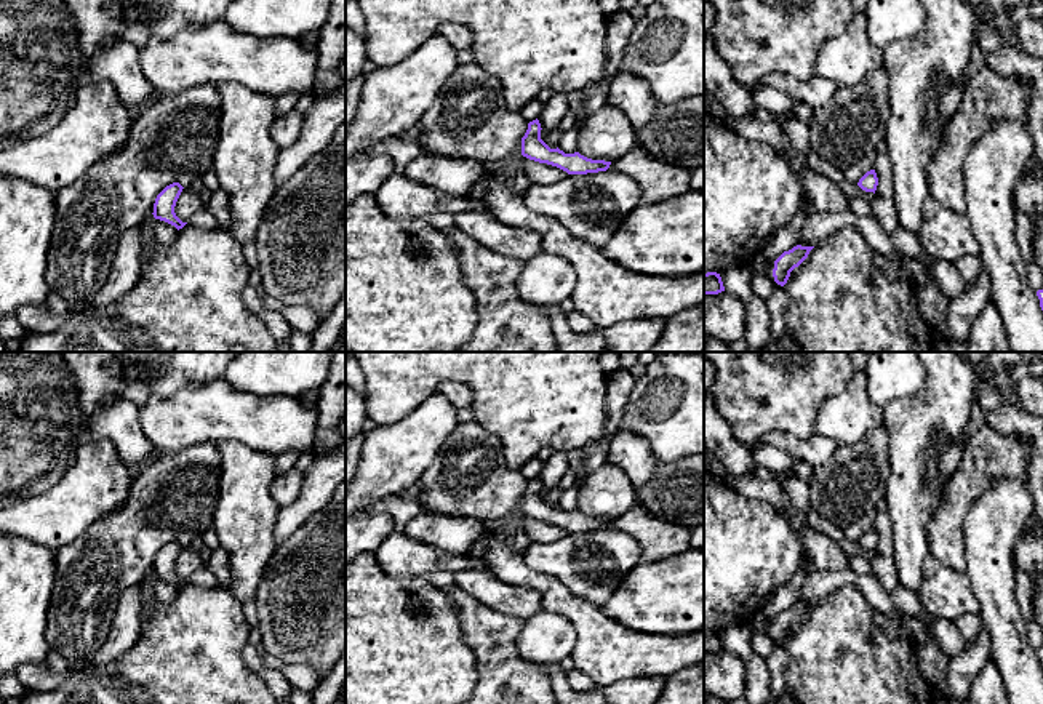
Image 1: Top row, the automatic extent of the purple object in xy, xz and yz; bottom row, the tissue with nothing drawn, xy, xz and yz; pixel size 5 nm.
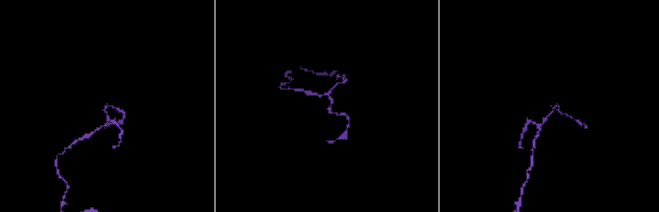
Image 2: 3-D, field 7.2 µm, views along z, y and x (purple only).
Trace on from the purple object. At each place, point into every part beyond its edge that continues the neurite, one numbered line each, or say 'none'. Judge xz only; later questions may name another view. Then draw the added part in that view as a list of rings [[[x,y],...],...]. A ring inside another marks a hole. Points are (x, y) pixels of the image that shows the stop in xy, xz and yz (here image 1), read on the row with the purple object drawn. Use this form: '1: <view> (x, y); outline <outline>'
none

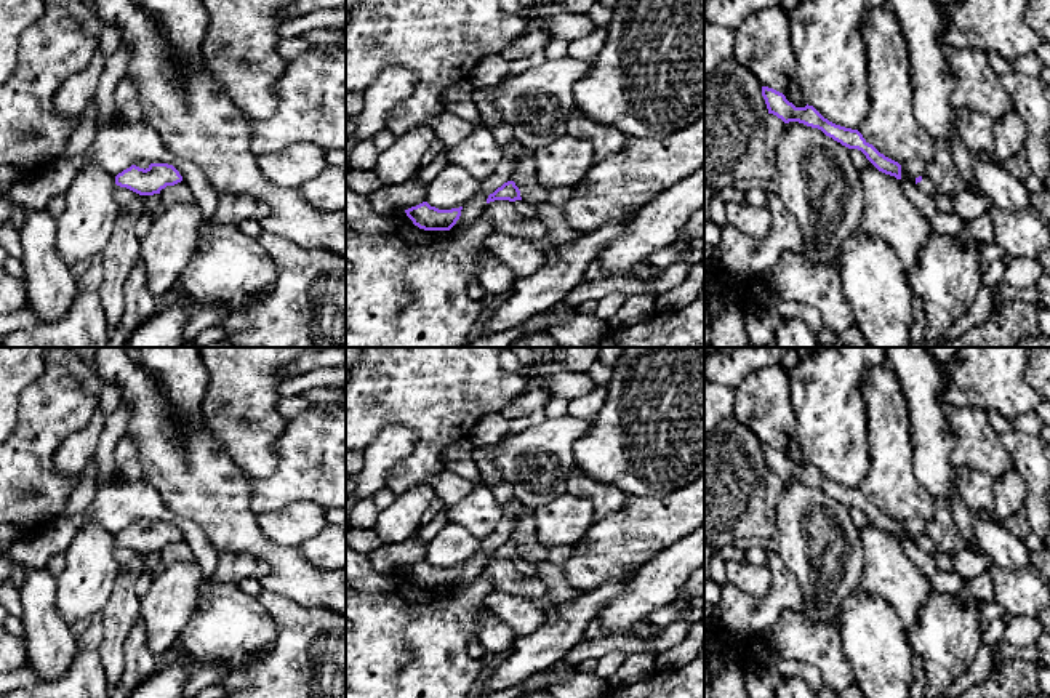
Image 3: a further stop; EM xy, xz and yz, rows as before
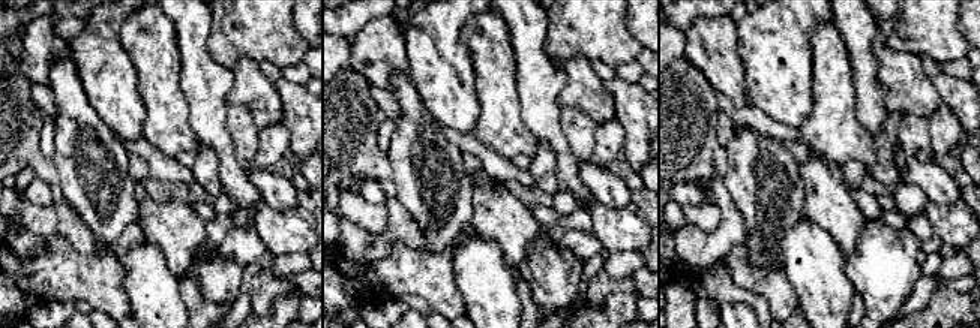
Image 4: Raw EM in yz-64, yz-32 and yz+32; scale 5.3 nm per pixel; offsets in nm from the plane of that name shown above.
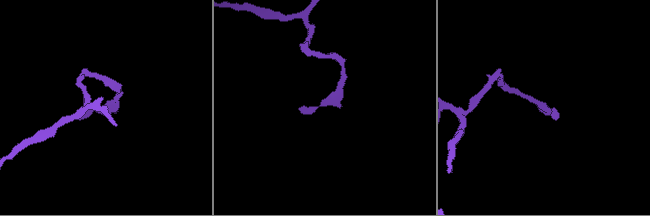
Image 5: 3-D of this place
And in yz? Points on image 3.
1: yz (925, 184); outline [[[922,176],[922,181],[916,184],[922,192],[928,194],[928,195],[938,195],[941,194],[940,189],[927,178]]]

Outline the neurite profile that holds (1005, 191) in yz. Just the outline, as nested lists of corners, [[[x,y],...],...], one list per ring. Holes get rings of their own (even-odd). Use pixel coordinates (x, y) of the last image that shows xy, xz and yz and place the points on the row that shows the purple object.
[[[975,162],[973,181],[991,205],[1015,213],[1031,207],[1031,192],[1023,179],[1015,178],[1004,165],[994,162]]]

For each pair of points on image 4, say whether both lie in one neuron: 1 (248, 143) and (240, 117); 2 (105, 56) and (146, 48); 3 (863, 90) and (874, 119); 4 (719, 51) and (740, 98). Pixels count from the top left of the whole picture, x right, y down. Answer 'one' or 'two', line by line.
1: one
2: two
3: one
4: one

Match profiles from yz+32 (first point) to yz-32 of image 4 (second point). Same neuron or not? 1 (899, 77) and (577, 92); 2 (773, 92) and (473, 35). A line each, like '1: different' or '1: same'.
1: same
2: different

